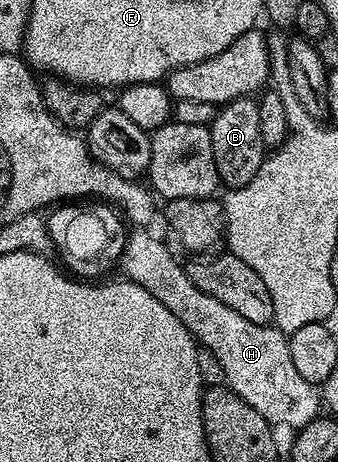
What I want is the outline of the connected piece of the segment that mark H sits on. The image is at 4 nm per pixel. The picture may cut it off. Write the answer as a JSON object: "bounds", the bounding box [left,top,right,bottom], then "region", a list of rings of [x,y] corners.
{"bounds":[119,228,321,430],"region":[[[145,228],[132,229],[126,235],[125,247],[119,259],[119,267],[122,274],[128,281],[135,282],[145,288],[150,295],[173,312],[179,320],[185,324],[192,334],[192,337],[206,350],[213,354],[219,364],[225,378],[224,383],[230,387],[235,394],[241,396],[251,407],[256,408],[261,416],[265,416],[267,422],[273,426],[283,424],[291,426],[293,430],[309,423],[321,412],[321,396],[314,383],[306,381],[294,367],[293,356],[290,355],[288,337],[278,327],[274,325],[263,326],[254,324],[247,320],[245,316],[238,315],[233,308],[217,300],[211,293],[202,292],[197,284],[190,280],[186,267],[169,248],[168,243],[160,240]]]}

